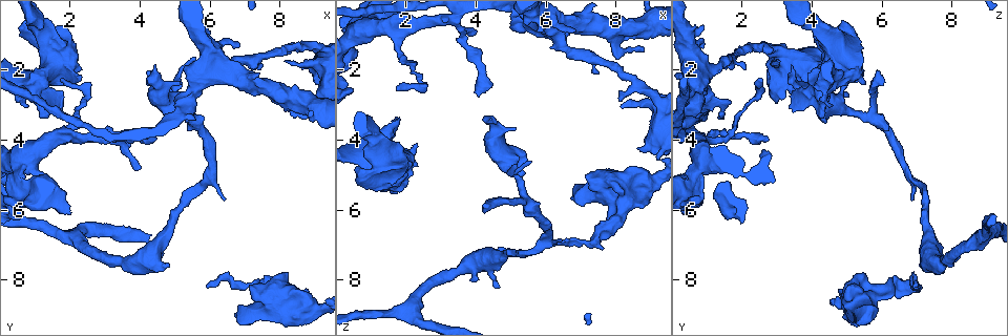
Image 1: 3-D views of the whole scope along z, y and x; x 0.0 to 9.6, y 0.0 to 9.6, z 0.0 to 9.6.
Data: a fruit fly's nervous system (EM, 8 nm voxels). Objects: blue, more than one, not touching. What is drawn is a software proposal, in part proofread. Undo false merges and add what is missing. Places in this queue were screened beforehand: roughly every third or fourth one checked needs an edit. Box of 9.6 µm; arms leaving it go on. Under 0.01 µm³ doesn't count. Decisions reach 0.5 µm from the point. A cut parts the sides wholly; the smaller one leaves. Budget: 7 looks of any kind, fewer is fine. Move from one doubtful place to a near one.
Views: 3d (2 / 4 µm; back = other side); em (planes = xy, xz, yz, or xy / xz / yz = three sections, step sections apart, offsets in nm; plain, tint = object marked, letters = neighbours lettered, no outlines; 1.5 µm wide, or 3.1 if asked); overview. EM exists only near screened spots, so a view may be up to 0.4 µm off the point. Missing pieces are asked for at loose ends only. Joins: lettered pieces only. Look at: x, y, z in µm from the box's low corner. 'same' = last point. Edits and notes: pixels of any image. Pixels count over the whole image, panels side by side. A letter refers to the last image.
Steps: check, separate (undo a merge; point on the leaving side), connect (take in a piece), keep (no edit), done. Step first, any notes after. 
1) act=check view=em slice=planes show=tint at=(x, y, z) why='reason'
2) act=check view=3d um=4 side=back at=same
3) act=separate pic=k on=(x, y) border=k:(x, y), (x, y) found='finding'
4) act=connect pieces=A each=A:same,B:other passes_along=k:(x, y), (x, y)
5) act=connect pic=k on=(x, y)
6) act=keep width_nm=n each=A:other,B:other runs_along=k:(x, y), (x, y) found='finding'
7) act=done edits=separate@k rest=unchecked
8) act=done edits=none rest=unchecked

act=check view=3d um=2 at=(8.60, 8.35, 4.80) why='thick end'

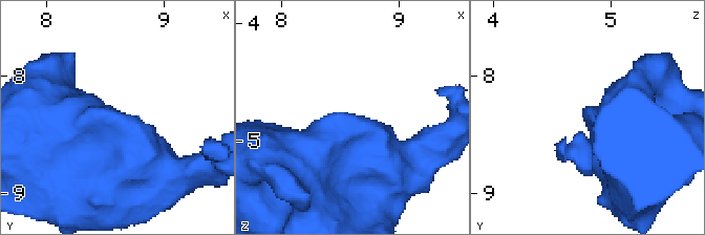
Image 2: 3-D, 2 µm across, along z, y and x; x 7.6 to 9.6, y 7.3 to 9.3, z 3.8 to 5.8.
act=check view=em slice=yz step=8 show=letters at=(8.66, 8.40, 4.76) why='now the EM'

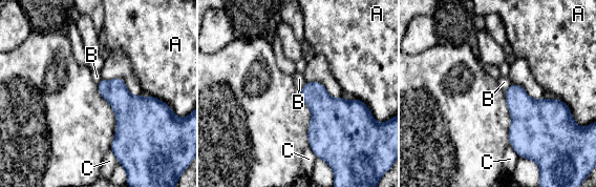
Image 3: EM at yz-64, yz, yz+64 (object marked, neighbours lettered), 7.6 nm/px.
act=keep each=A:other,B:other,C:other border=3:(511, 83), (505, 90) found='none of them fits'

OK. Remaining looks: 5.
act=check view=em slice=planes show=letters at=(4.10, 4.05, 2.70) why='an open end'

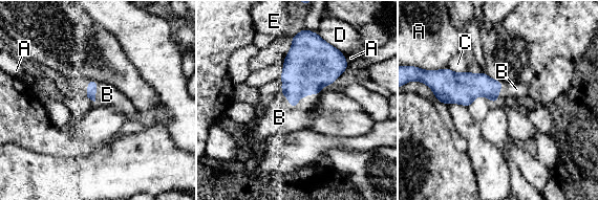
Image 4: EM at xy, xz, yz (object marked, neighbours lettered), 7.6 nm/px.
act=connect pieces=B each=A:other,B:same,C:other,D:other,E:other found='it goes on there'

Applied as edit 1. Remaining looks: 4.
act=done edits=connect@4 rest=unchecked

